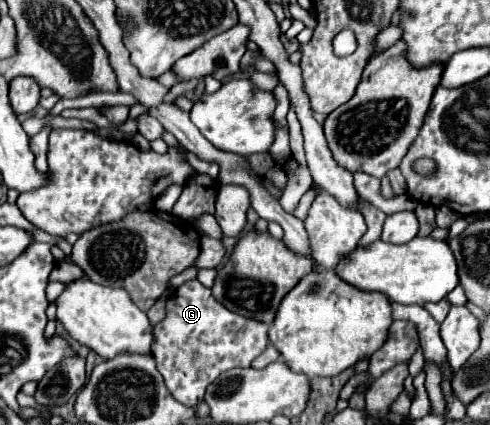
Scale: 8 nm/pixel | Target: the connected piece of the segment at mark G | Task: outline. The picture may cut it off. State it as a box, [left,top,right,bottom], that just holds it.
[152,280,268,406]

